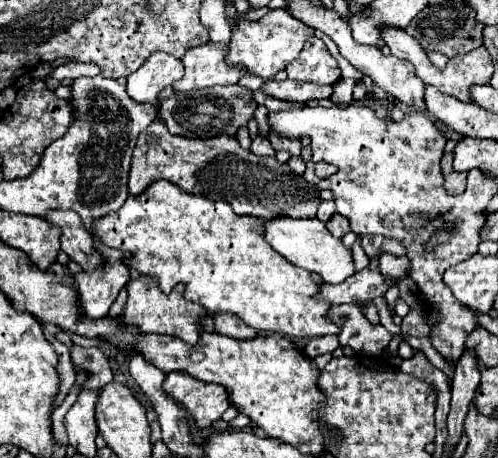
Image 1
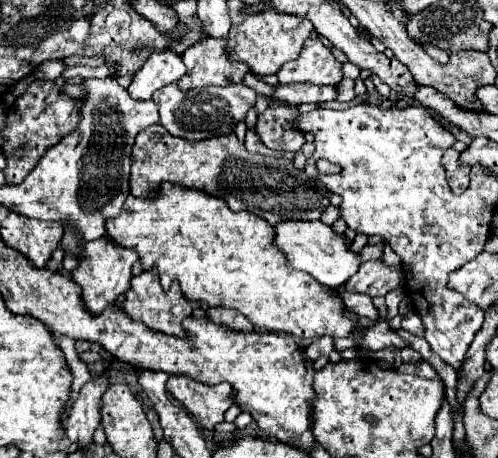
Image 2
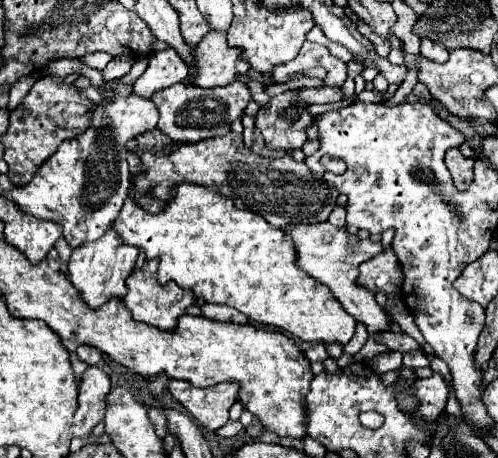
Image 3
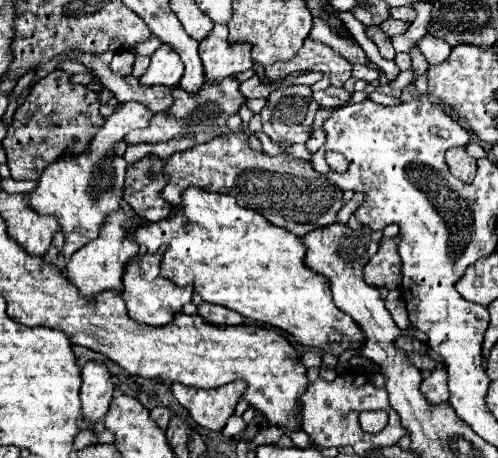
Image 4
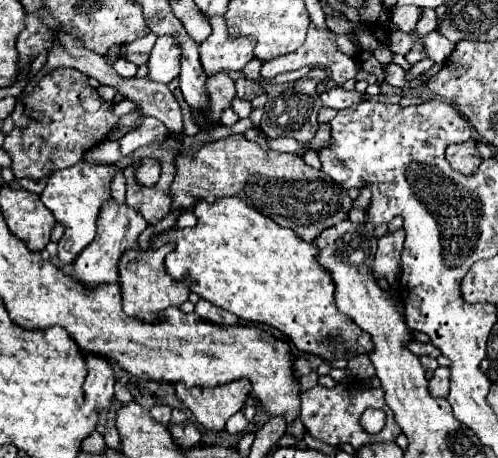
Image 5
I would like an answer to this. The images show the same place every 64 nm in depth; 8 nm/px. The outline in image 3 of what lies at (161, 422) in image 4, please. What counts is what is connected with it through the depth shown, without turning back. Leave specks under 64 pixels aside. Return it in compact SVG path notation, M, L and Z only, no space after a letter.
M150 408L150 412L148 412L148 414L150 414L150 420L152 420L154 428L156 428L156 434L158 434L160 438L164 438L164 436L166 436L166 432L168 432L164 410L162 410L162 408Z

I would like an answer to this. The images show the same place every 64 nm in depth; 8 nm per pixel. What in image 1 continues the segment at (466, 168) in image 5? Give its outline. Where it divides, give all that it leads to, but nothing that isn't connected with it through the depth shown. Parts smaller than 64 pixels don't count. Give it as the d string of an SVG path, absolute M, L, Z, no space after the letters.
M452 152L444 154L442 158L442 174L444 174L444 188L448 194L462 194L466 190L466 172L456 172L452 168Z

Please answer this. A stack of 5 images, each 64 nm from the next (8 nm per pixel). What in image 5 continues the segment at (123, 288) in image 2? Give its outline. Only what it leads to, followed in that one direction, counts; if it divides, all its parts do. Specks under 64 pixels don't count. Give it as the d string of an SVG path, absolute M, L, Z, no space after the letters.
M108 200L104 208L100 210L100 220L98 220L98 234L92 240L90 246L86 246L80 256L74 262L74 278L88 286L98 286L98 284L114 284L118 282L118 260L124 248L136 248L138 246L138 236L146 230L146 220L134 212L132 206L128 204L118 204L116 200Z

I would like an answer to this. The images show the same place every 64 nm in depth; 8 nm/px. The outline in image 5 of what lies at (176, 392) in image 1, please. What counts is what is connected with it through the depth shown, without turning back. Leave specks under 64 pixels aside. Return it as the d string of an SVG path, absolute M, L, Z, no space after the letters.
M240 378L214 388L186 388L176 384L178 398L186 404L188 410L198 418L198 422L208 430L224 430L226 420L240 412L244 400L248 398L252 386L250 380Z

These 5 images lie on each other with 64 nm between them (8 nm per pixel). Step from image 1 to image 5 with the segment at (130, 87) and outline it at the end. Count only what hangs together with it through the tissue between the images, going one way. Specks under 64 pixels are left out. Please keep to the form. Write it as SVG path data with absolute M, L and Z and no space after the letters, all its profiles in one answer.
M160 36L150 52L148 78L168 84L180 74L180 46L172 36Z

